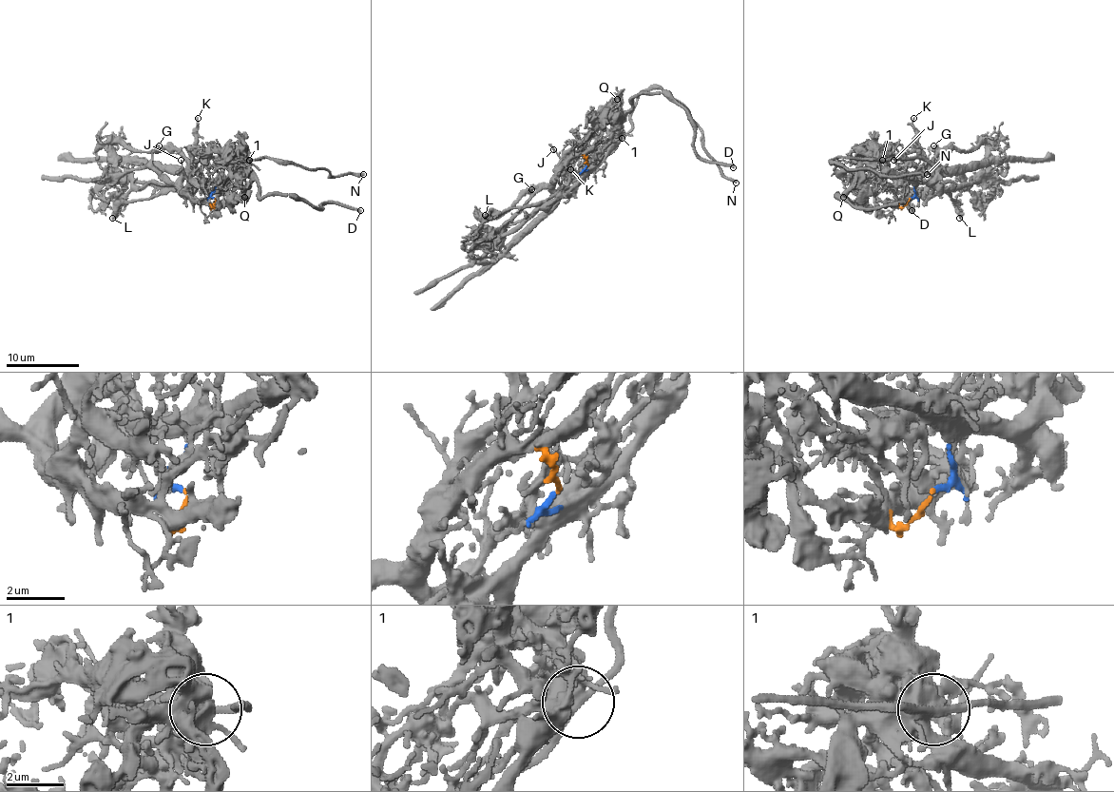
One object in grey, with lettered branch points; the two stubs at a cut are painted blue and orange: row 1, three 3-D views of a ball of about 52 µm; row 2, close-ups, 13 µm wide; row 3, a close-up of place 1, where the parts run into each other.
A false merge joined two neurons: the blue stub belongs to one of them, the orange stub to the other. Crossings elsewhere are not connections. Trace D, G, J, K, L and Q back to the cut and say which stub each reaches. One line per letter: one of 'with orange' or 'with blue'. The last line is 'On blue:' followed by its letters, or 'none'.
D: with blue
G: with orange
J: with orange
K: with orange
L: with orange
Q: with blue
On blue: D, Q

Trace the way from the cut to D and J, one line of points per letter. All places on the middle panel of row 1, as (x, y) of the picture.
D: (585, 166), (619, 135), (636, 96), (666, 93), (687, 115), (694, 151), (733, 168)
J: (587, 164), (583, 155), (564, 159), (553, 149)

